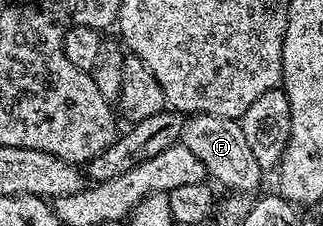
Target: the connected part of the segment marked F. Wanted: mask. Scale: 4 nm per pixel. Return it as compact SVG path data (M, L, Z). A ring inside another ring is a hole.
M195 114L187 117L182 123L181 145L193 152L204 164L207 175L215 178L226 192L238 196L250 196L250 193L261 184L264 171L256 164L256 156L248 149L248 140L244 140L241 121L237 118Z

